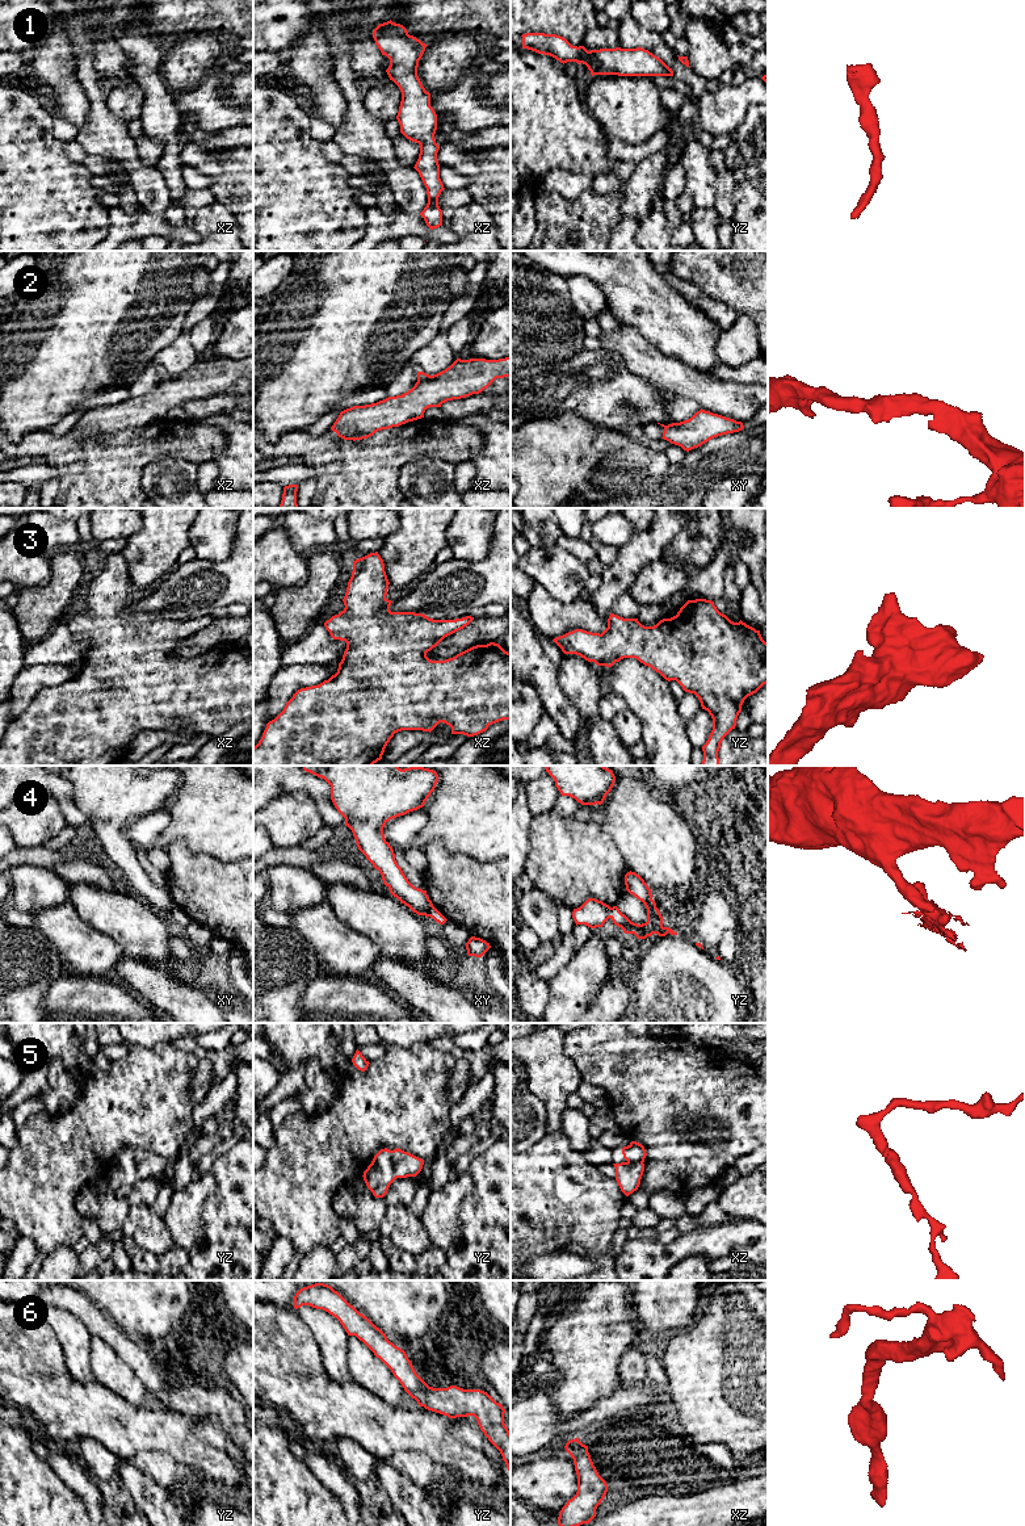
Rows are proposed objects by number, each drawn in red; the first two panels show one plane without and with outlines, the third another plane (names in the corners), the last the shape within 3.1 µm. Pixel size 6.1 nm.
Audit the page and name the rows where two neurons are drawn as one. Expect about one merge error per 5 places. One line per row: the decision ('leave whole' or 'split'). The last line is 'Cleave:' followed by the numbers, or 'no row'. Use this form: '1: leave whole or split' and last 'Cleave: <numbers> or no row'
1: leave whole
2: leave whole
3: leave whole
4: split
5: leave whole
6: leave whole
Cleave: 4

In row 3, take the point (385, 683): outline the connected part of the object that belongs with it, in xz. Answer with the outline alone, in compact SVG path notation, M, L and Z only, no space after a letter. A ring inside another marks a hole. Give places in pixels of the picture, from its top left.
M378 552L353 561L352 577L343 599L345 608L324 622L325 629L333 640L346 642L346 649L339 663L337 672L318 686L298 689L286 703L283 710L266 724L261 739L253 747L253 766L373 766L382 759L387 743L398 731L423 730L430 733L440 722L444 722L451 728L451 734L474 737L486 731L492 724L511 720L511 653L505 651L499 643L490 642L487 645L472 646L445 661L430 661L427 653L436 647L445 637L467 626L474 617L466 616L455 620L433 620L423 613L391 612L390 605L392 601L386 598L388 584L390 582L385 571L385 563Z

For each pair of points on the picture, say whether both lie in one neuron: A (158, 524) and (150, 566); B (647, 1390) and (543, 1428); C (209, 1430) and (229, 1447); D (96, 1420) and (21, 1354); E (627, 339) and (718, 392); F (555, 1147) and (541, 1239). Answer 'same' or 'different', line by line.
A: same
B: same
C: same
D: same
E: same
F: same

